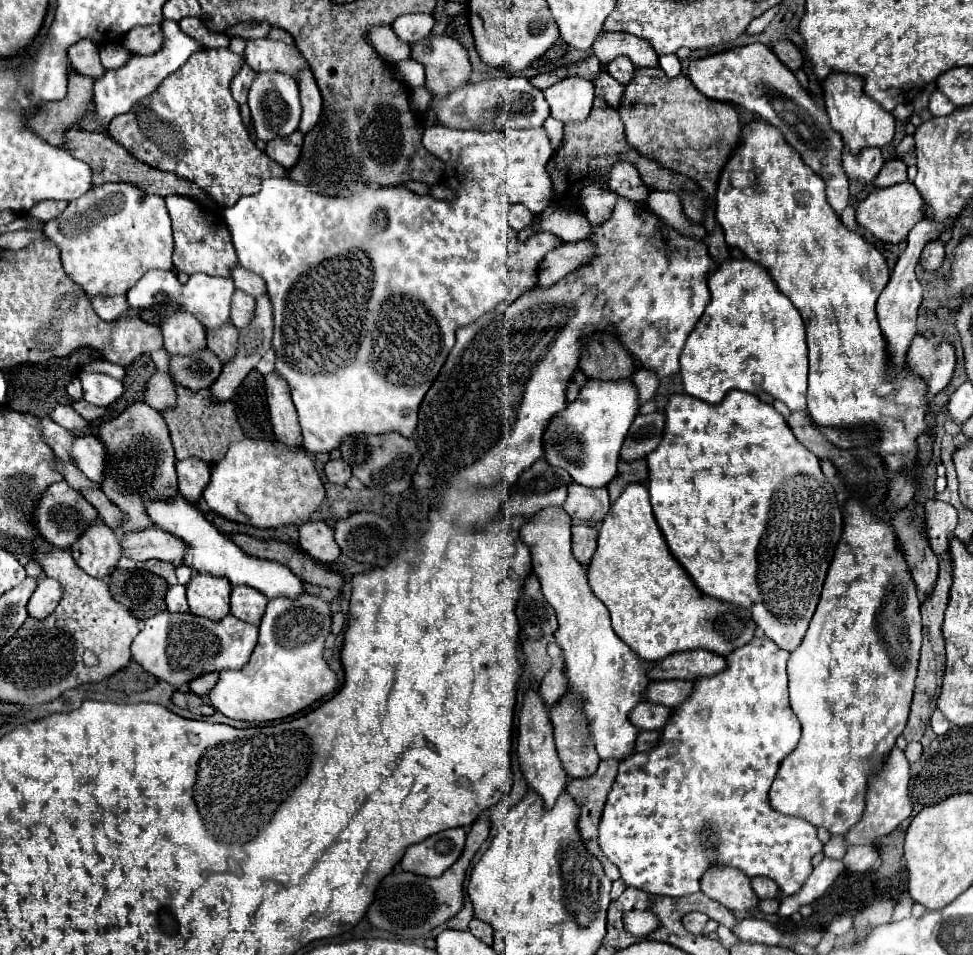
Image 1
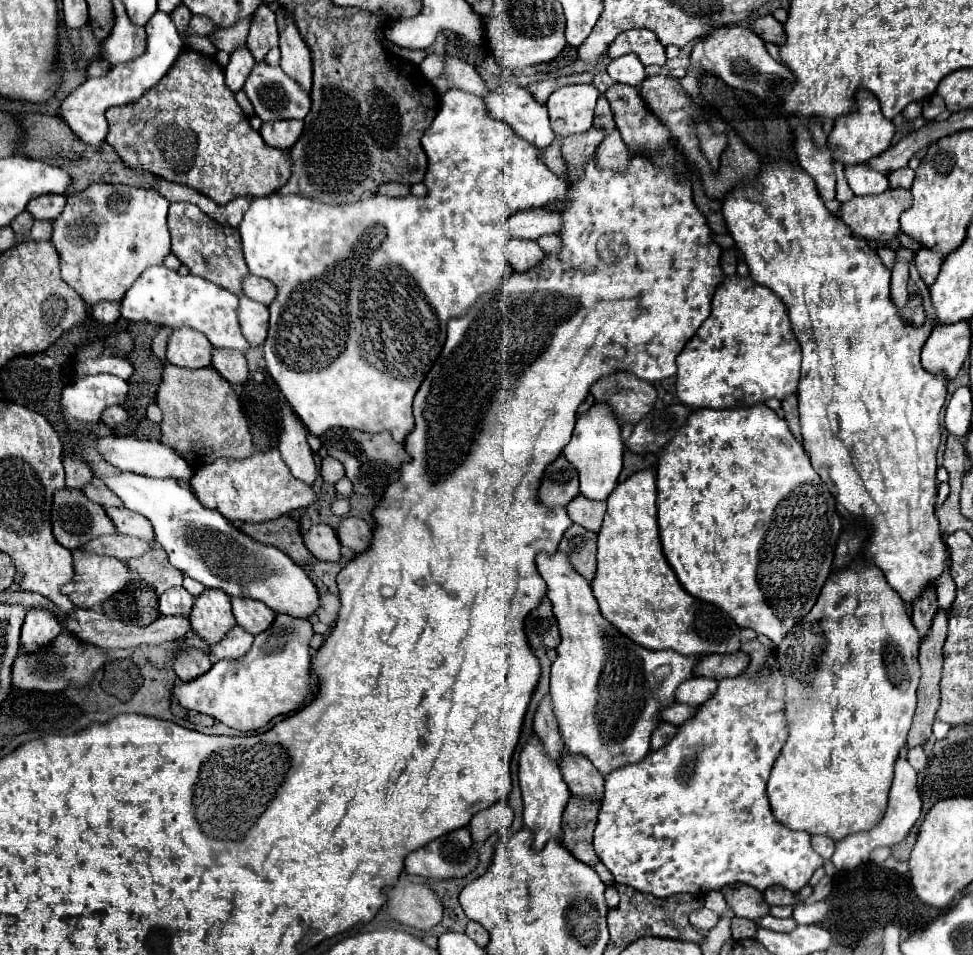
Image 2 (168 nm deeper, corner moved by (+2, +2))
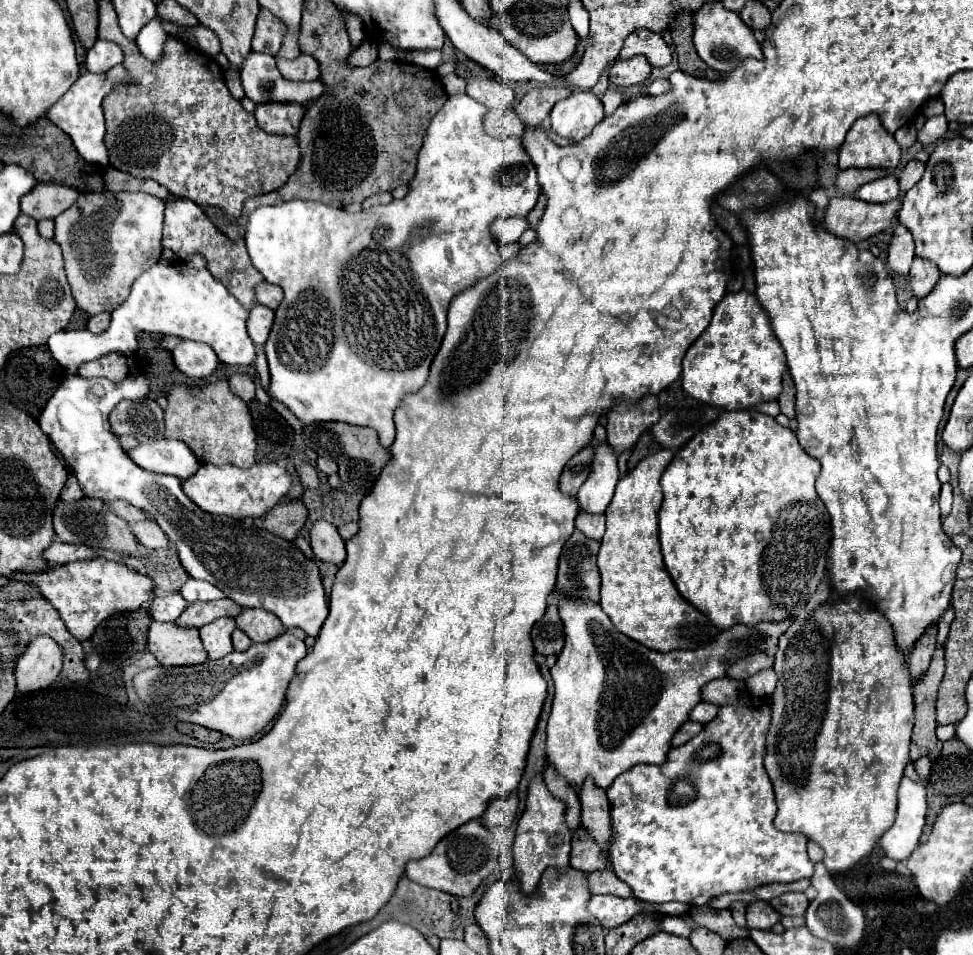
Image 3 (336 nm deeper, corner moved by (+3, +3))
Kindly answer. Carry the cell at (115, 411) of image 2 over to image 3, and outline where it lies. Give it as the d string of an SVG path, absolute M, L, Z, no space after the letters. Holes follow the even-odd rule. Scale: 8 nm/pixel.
M152 399L120 401L110 413L110 425L116 435L132 435L140 443L164 437L162 409Z

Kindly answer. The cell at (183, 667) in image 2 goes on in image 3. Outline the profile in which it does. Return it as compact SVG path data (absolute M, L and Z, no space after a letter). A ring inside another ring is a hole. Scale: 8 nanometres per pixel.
M154 621L148 631L148 649L164 667L198 665L208 659L198 629L180 627L176 623Z

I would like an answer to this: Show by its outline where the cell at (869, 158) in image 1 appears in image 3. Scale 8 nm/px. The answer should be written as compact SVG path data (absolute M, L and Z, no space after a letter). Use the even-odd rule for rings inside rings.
M886 175L882 179L862 185L854 195L866 203L888 203L900 195L898 179L894 175Z

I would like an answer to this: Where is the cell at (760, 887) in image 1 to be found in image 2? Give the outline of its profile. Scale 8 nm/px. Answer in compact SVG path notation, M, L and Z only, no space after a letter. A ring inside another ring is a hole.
M769 886L767 890L763 890L763 896L769 906L791 906L797 902L795 894L781 886Z

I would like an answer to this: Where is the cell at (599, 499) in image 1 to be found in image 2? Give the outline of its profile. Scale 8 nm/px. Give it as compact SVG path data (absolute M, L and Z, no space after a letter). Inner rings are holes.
M579 494L575 500L571 500L567 504L567 514L575 524L579 524L591 532L599 532L605 508L607 508L607 504L603 500L601 502L587 500L583 494Z

